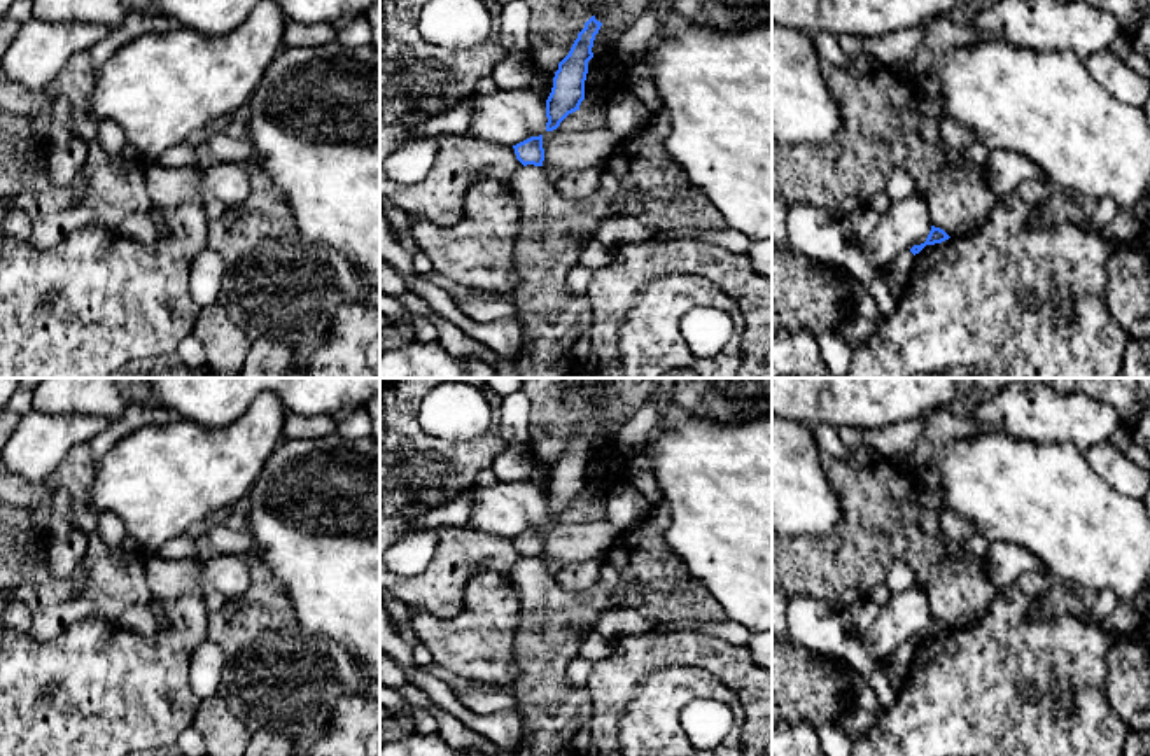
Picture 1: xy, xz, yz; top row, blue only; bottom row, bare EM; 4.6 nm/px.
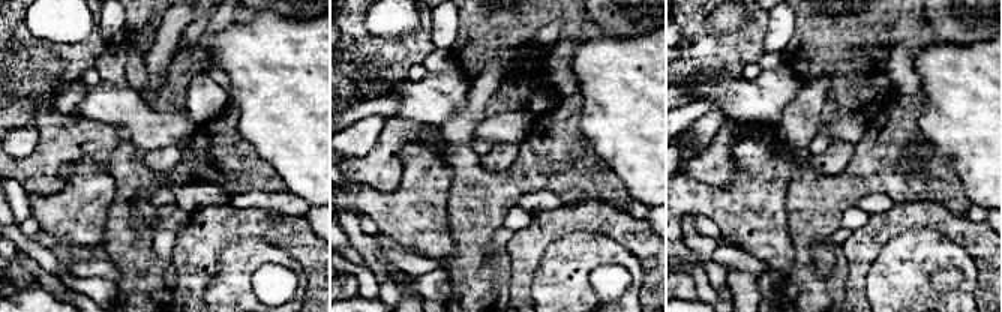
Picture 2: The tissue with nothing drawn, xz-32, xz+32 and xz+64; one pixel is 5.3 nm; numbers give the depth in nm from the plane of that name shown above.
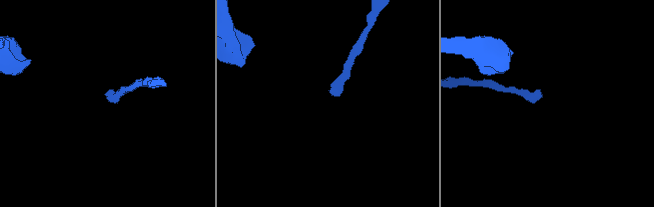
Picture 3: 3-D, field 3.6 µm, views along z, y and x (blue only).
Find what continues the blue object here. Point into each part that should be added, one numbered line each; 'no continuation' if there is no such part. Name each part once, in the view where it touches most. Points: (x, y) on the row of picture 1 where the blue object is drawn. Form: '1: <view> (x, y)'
no continuation

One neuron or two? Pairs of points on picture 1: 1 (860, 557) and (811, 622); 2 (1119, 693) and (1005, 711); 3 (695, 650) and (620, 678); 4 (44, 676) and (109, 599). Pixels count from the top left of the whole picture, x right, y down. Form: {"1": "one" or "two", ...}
{"1": "two", "2": "two", "3": "one", "4": "two"}

